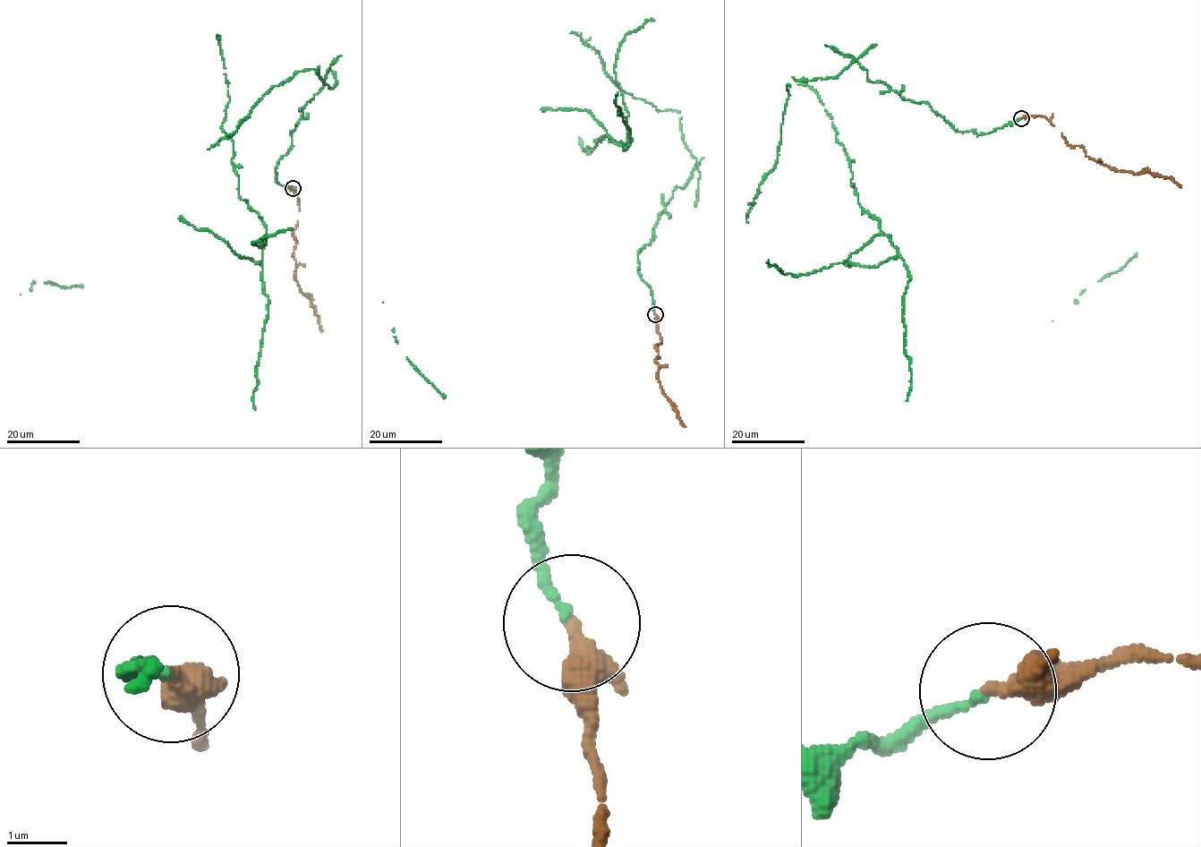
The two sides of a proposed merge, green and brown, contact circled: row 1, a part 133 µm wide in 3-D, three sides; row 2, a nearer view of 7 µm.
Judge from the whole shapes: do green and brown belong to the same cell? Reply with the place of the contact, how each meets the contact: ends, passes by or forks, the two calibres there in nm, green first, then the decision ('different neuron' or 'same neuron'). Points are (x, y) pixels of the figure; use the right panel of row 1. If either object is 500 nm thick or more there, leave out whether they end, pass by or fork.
(1021, 118) | green ends | brown passes by | 160/280 nm | same neuron

